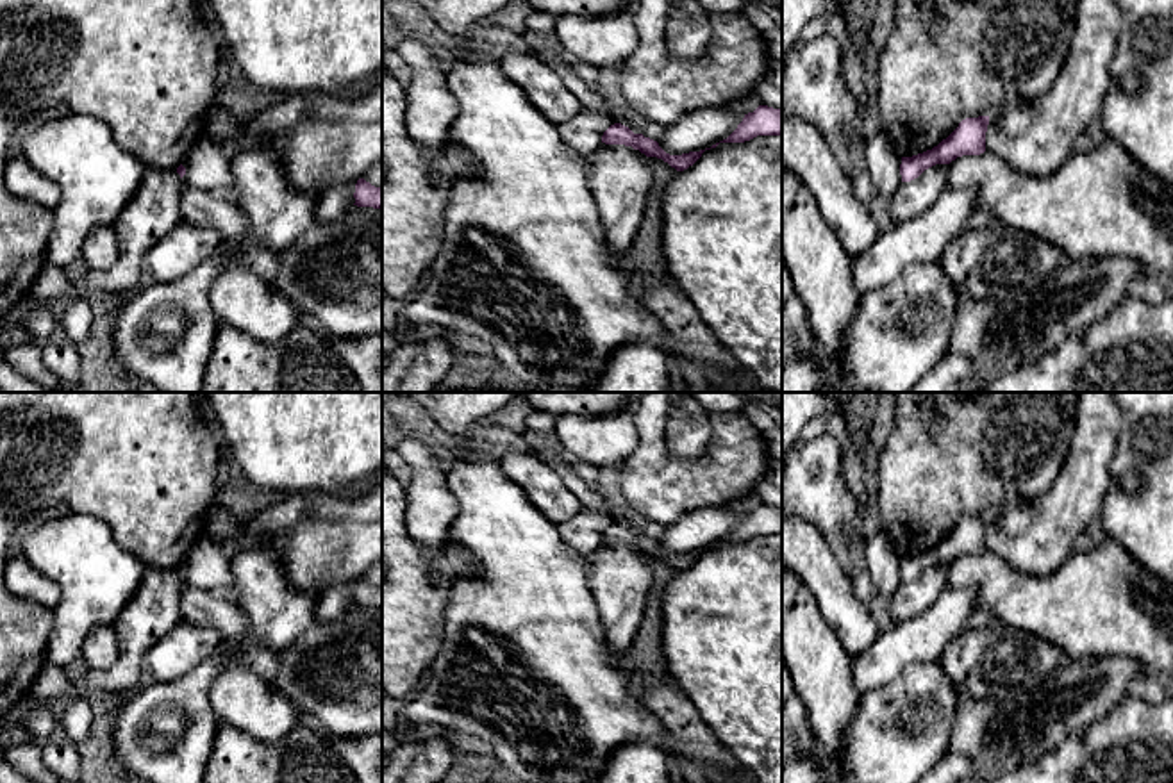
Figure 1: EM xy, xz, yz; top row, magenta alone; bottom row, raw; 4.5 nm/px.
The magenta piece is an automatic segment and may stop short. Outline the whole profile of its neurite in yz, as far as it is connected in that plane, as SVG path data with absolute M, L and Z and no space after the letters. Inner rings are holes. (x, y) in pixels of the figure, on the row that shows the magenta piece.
M989 116L966 118L959 127L932 150L912 157L902 157L902 182L918 178L925 169L936 164L950 164L962 155L980 155L986 152L986 132Z

